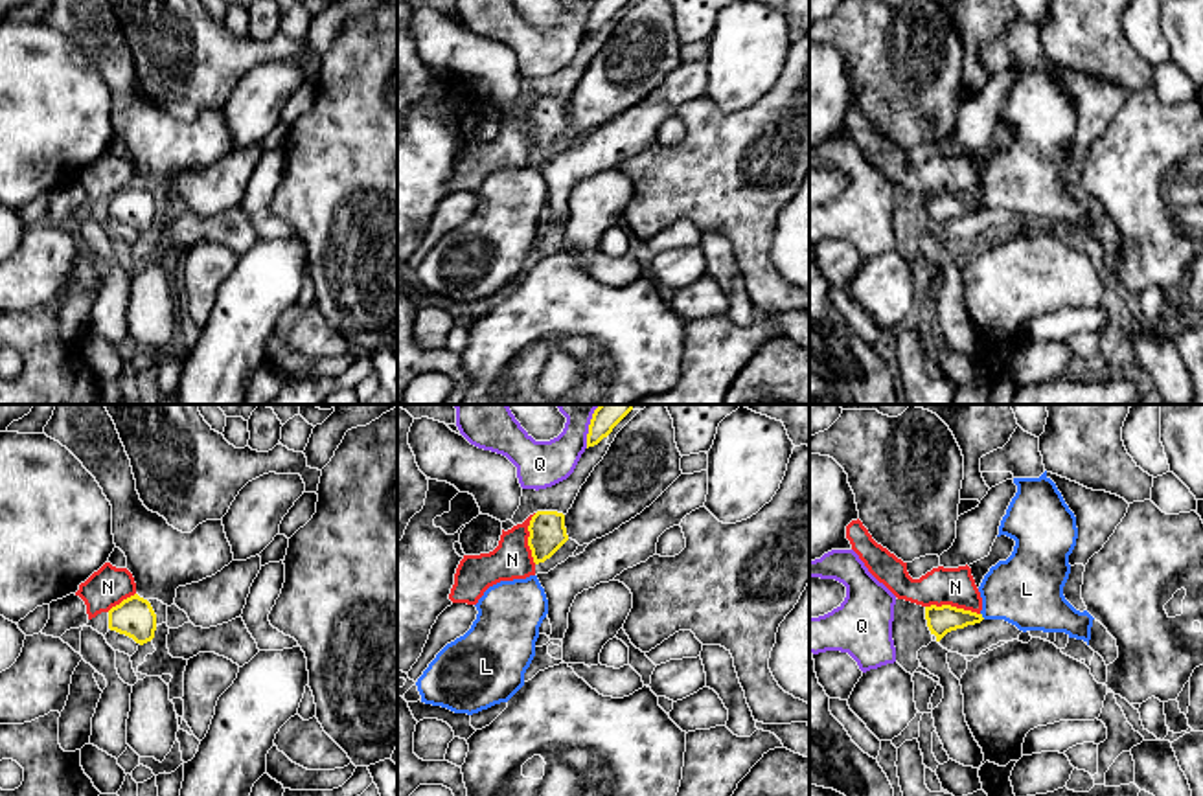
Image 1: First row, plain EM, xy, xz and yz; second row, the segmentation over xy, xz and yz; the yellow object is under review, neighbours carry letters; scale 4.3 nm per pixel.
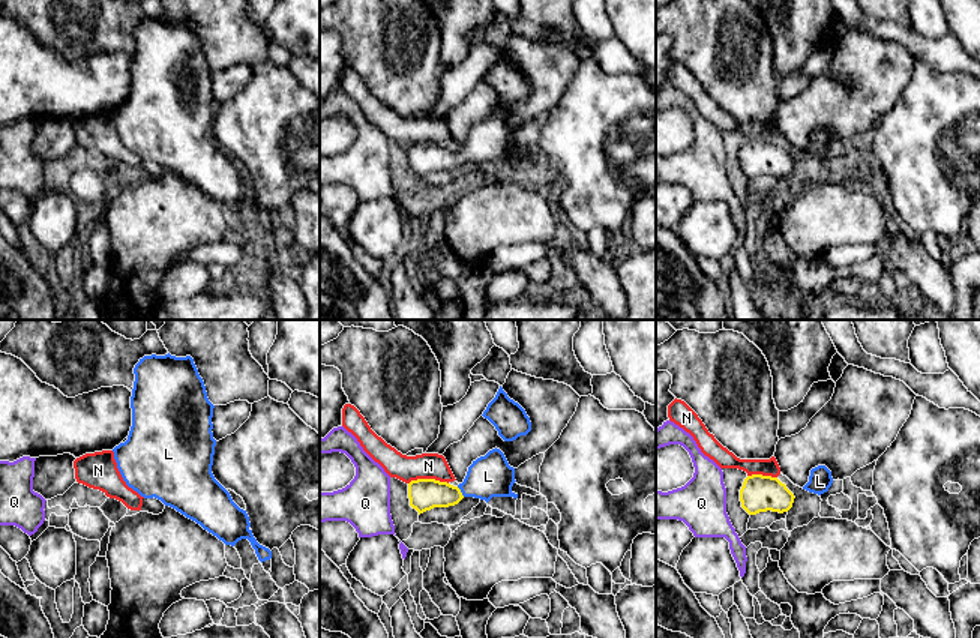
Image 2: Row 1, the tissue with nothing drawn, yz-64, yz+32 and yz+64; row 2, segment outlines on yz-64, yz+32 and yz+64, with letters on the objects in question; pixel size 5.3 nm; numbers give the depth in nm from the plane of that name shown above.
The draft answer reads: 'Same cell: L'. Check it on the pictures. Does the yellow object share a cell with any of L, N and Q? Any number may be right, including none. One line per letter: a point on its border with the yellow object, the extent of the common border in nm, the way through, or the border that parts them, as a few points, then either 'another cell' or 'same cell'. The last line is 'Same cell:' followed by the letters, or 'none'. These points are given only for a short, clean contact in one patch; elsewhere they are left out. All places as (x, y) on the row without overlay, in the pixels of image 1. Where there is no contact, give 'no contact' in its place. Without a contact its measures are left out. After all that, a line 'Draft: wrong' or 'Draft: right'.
L: yz (981, 204) | 40 nm | across yz (940, 208), (981, 204), (1010, 179), (1027, 177) | same cell
N: yz (953, 195) | 240 nm | along yz (926, 193), (955, 193), (979, 203) | another cell
Q: xz (589, 19) | 170 nm | another cell
Same cell: L
Draft: right

